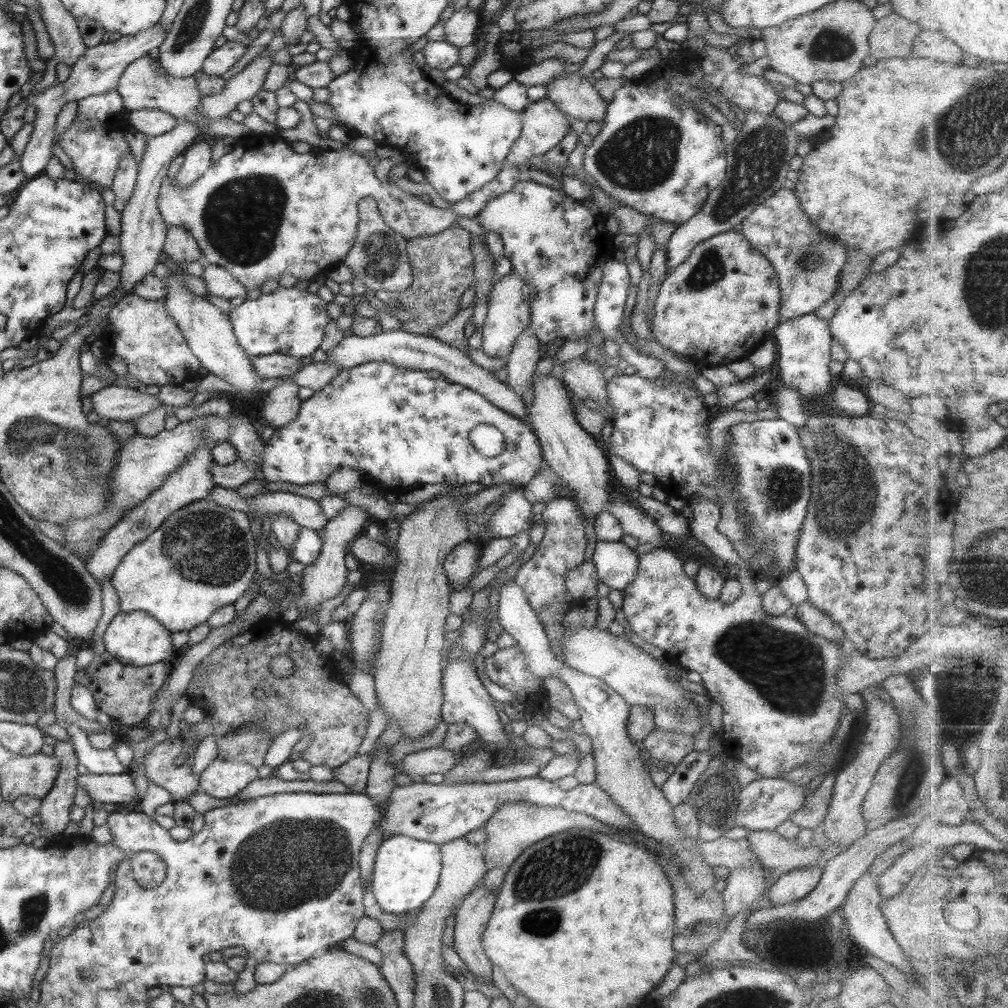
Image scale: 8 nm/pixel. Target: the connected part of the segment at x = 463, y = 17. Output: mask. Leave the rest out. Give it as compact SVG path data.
M467 5L453 11L444 22L444 41L458 49L475 43L480 19L477 11Z

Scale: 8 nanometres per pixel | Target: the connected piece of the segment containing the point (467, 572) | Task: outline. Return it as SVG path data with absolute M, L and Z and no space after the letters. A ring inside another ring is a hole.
M465 540L453 547L443 559L443 570L446 580L453 585L455 591L466 589L468 581L479 567L479 557L475 545Z

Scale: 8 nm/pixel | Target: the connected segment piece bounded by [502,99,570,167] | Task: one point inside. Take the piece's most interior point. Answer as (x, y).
(542, 125)

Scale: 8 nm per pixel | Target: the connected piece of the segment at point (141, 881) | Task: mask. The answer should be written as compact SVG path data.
M135 852L128 856L132 869L132 877L143 889L157 887L167 875L167 866L157 854L151 852Z

